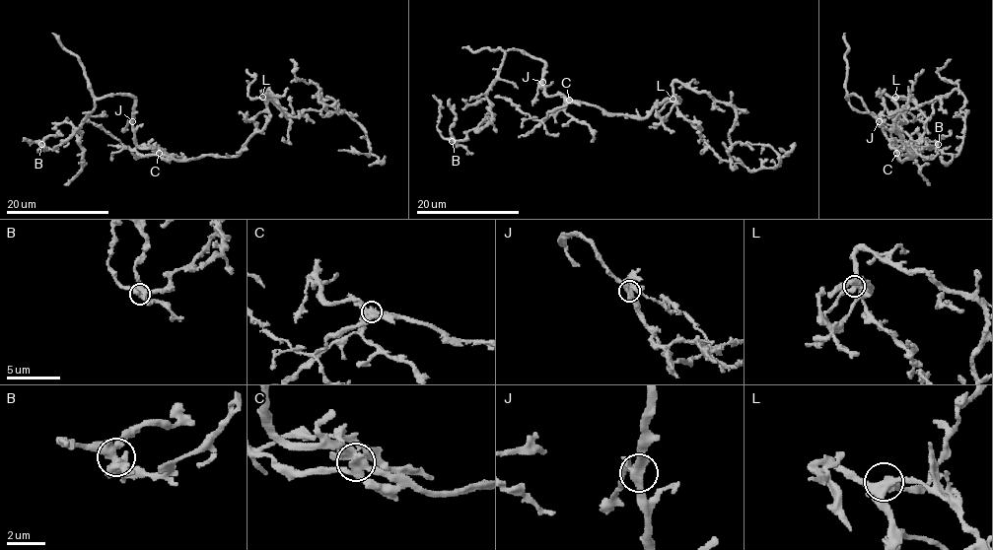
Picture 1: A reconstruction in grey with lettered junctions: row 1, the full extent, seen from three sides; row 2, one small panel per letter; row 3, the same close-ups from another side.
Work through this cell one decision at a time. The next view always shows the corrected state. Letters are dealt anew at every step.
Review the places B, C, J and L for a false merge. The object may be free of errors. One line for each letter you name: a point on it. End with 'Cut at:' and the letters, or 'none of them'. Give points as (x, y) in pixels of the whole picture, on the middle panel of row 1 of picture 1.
C: (569, 100)
Cut at: C

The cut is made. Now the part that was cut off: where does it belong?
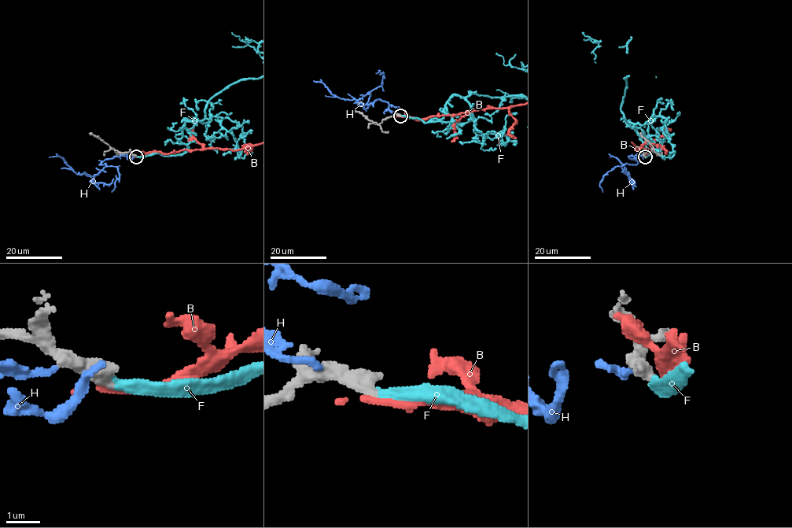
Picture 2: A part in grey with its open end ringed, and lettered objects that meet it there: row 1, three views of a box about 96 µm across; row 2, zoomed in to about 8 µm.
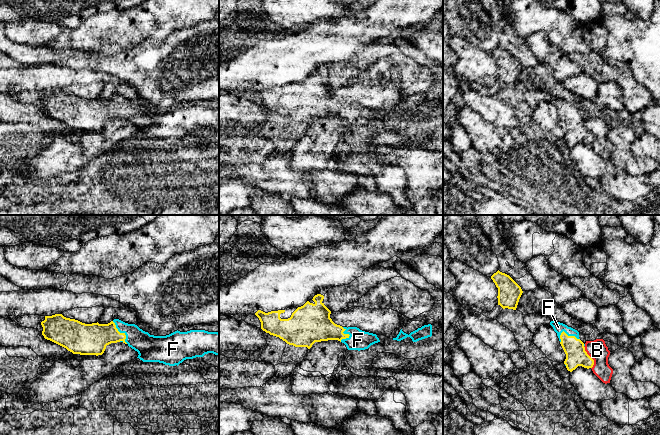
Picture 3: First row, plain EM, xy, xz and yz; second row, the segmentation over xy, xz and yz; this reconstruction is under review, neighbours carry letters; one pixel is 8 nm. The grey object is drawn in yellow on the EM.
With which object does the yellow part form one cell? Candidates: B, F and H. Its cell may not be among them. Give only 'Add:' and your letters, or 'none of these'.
Add: F

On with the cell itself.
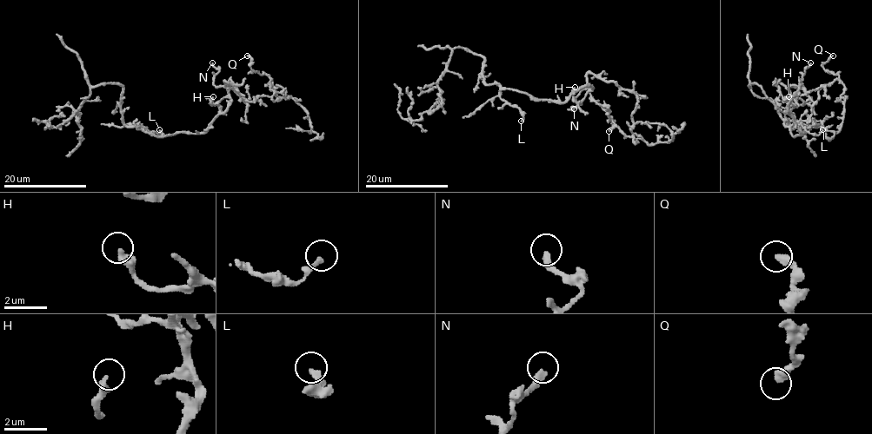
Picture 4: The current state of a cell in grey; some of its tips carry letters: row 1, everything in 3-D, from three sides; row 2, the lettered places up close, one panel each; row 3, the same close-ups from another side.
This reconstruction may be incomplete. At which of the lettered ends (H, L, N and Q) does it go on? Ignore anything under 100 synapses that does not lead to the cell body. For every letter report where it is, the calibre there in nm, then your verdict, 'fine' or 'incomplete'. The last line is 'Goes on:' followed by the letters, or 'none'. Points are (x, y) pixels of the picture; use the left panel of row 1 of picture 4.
H: (213, 96) | 320 nm | fine
L: (159, 129) | 280 nm | incomplete
N: (212, 62) | 320 nm | fine
Q: (247, 55) | 360 nm | fine
Goes on: L

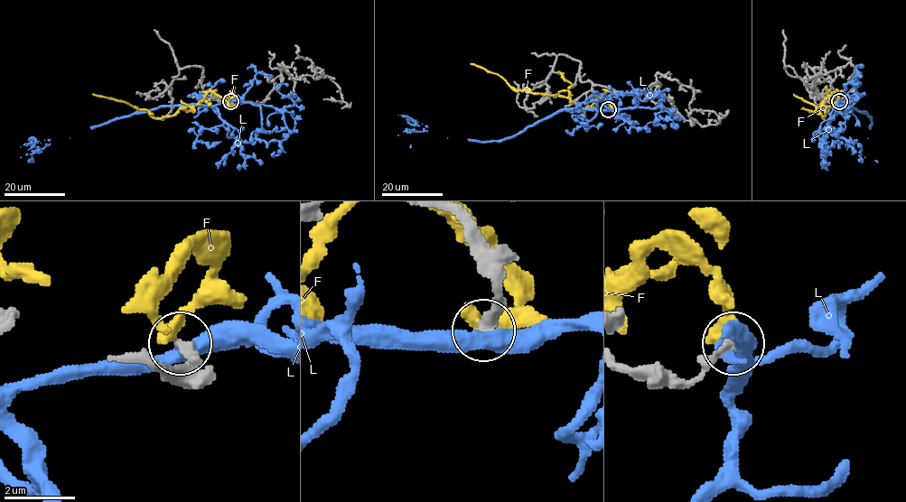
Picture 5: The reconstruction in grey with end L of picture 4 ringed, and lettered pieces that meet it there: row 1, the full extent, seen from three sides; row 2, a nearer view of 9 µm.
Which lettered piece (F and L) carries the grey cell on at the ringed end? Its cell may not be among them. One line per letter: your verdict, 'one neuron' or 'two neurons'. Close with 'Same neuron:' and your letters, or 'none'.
F: two neurons
L: two neurons
Same neuron: none

